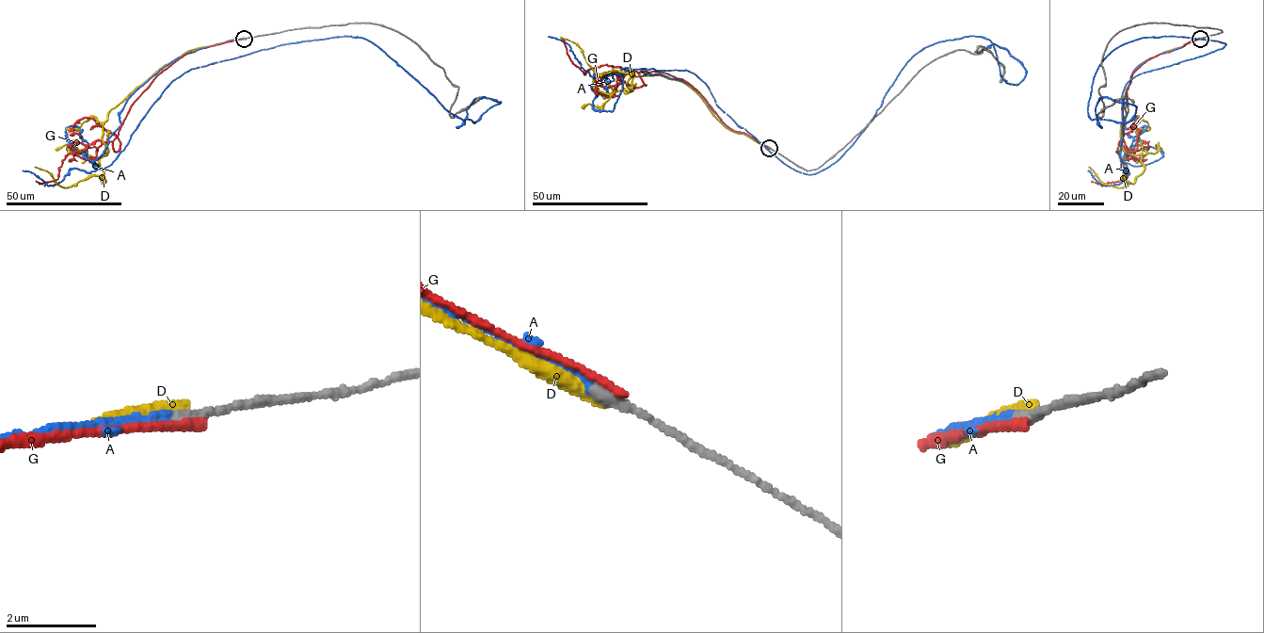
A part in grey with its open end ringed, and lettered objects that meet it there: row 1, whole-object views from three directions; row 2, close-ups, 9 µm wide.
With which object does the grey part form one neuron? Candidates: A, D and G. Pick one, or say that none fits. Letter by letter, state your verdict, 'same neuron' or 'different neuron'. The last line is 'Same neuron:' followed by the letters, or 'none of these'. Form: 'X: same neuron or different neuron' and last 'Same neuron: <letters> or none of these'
A: same neuron
D: different neuron
G: different neuron
Same neuron: A

